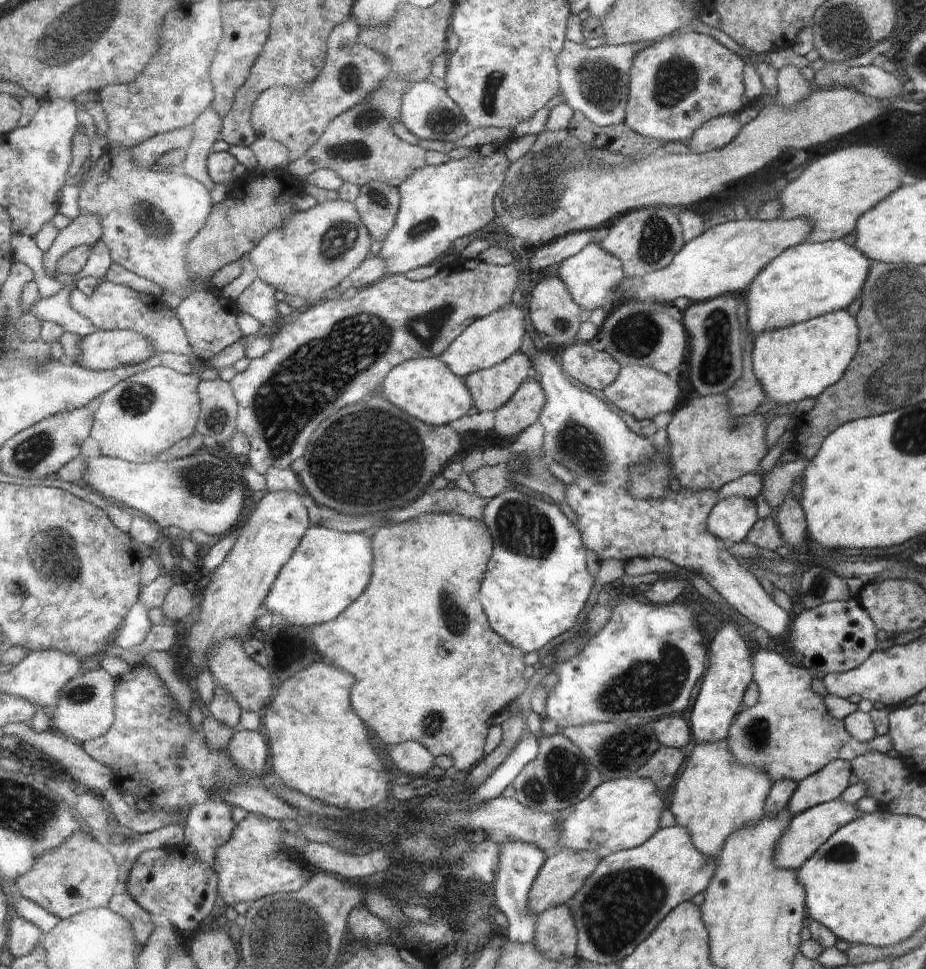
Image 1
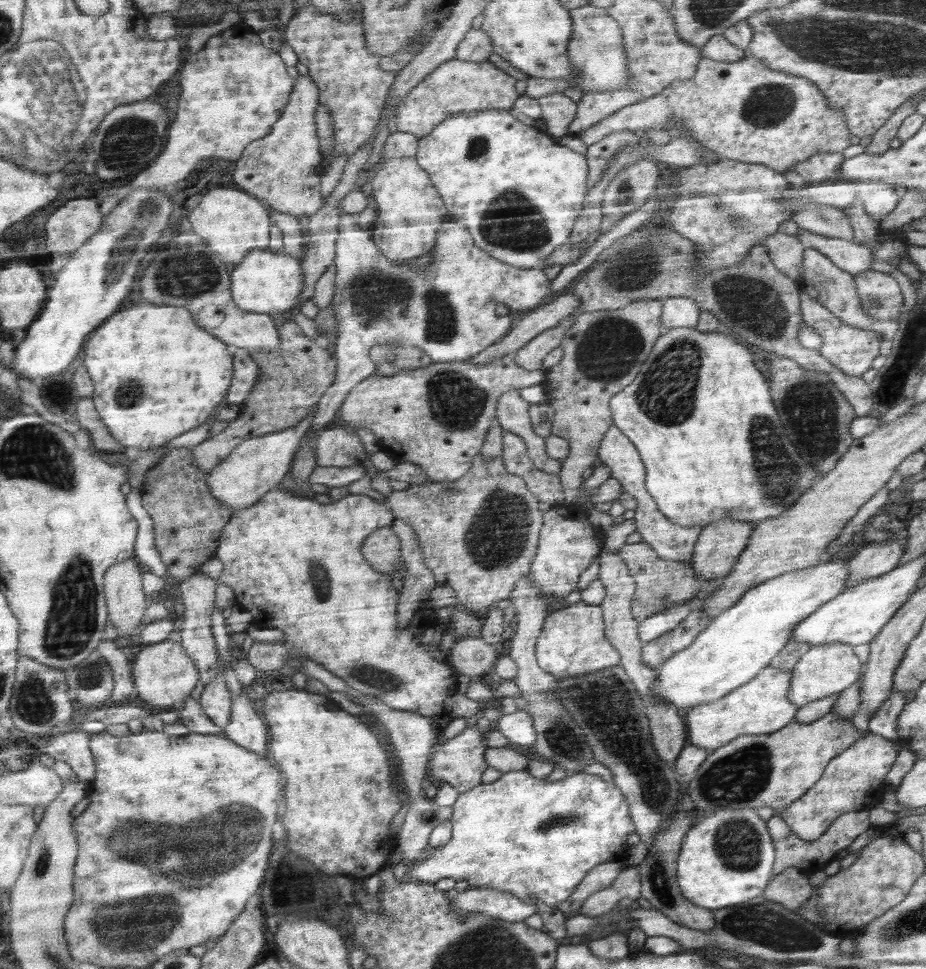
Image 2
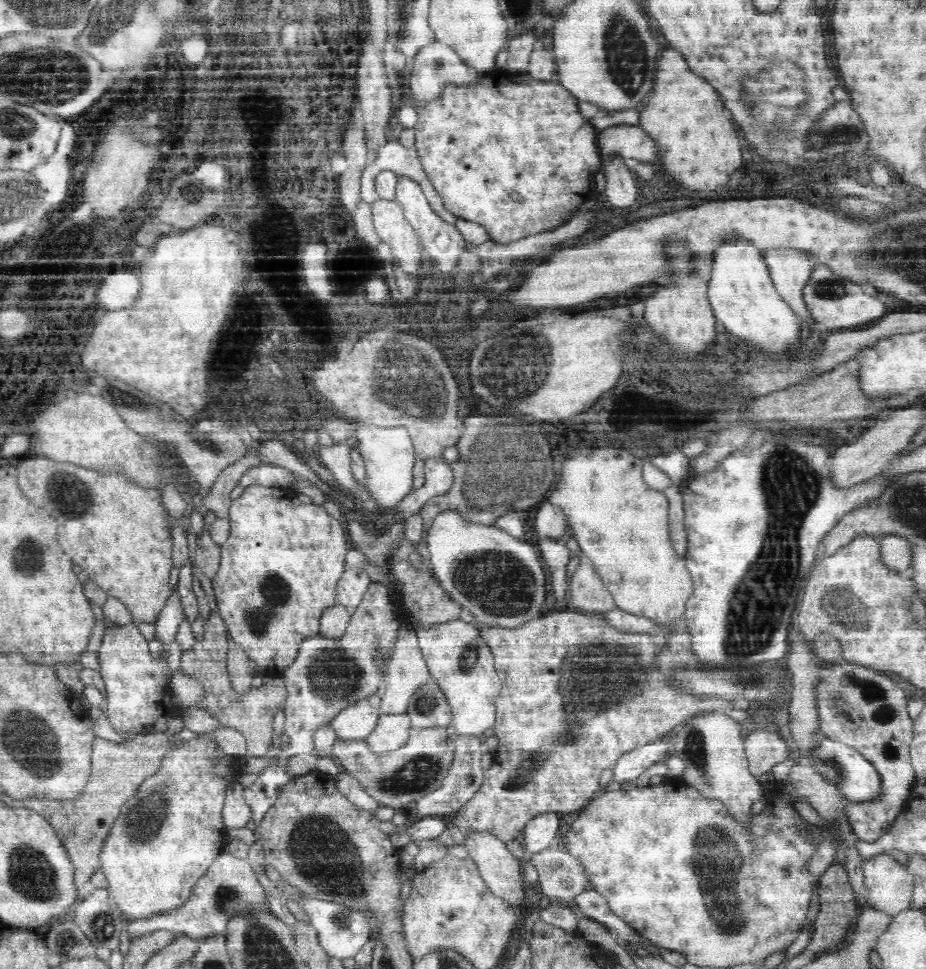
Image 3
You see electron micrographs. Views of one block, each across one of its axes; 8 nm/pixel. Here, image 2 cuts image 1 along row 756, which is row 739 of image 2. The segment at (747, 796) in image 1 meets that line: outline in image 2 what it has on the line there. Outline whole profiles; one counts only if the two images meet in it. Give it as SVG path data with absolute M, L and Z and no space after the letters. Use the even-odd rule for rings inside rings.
M768 665L751 682L732 690L727 697L695 706L684 715L688 727L687 736L691 738L690 745L714 751L742 735L770 734L783 729L793 721L799 709L788 699L792 677L792 670L781 671Z

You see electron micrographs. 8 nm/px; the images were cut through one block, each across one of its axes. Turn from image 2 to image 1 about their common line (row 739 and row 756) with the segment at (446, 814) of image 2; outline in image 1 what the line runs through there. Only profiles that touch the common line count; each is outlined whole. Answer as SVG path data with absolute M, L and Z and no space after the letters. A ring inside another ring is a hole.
M406 741L396 744L390 752L390 758L401 774L414 778L422 777L434 766L435 756L428 752L422 744Z

